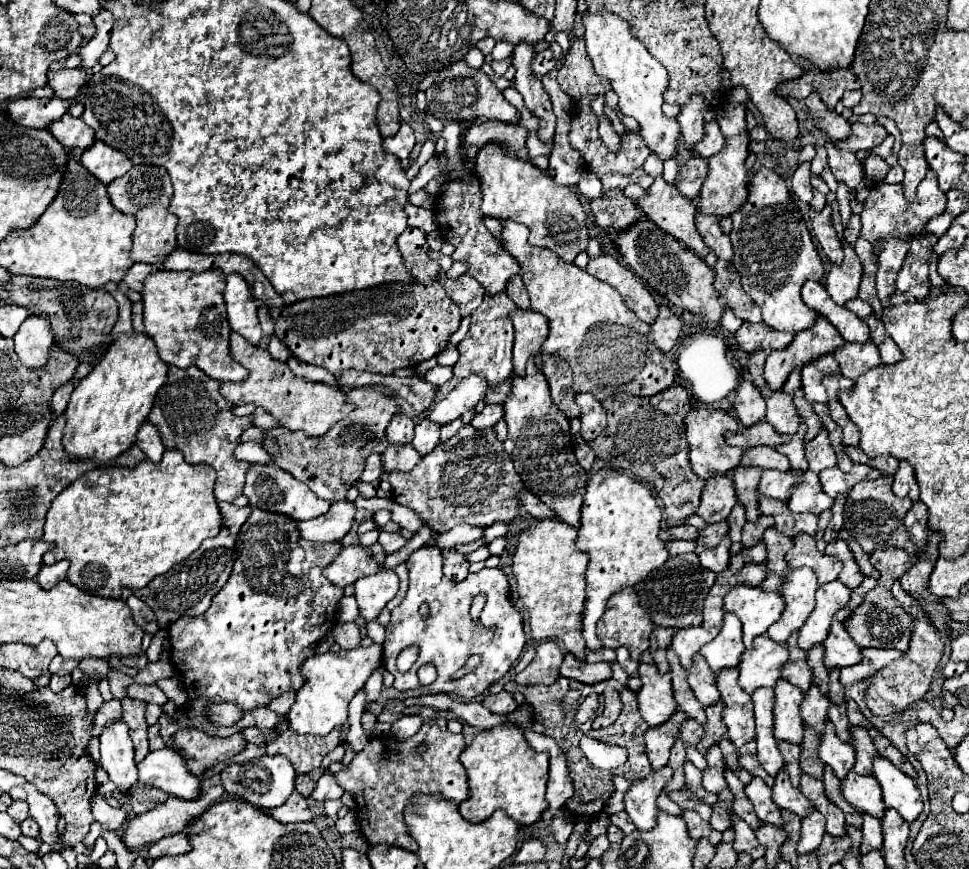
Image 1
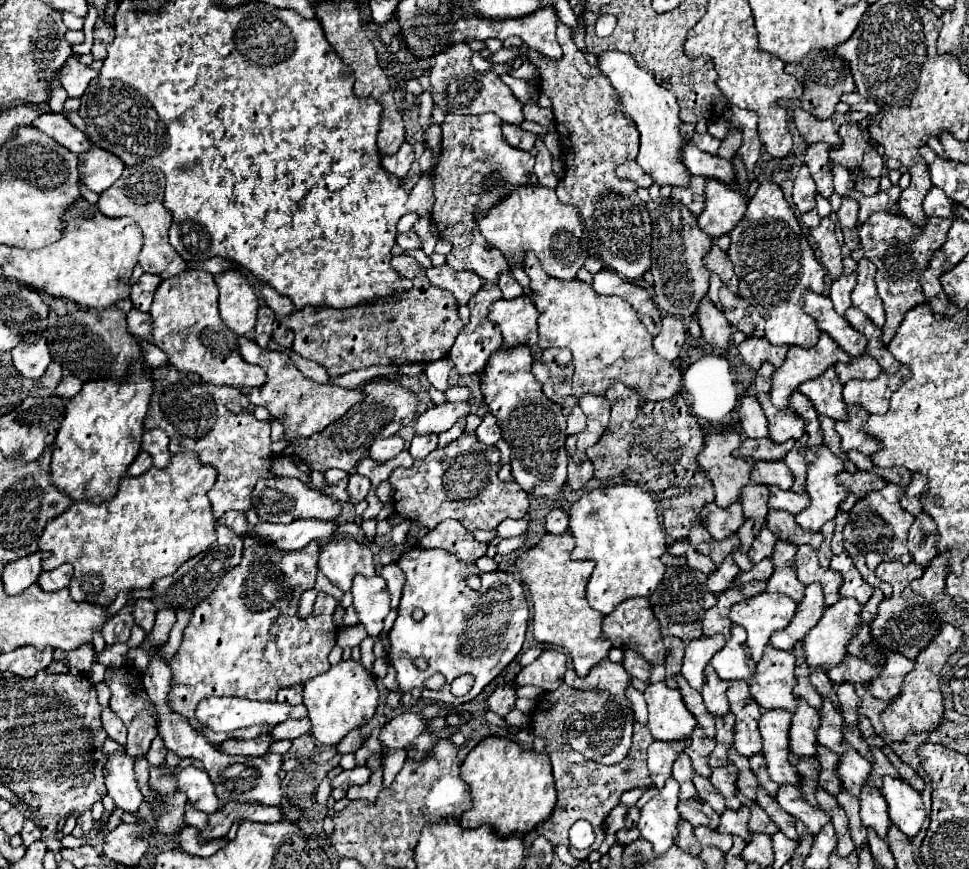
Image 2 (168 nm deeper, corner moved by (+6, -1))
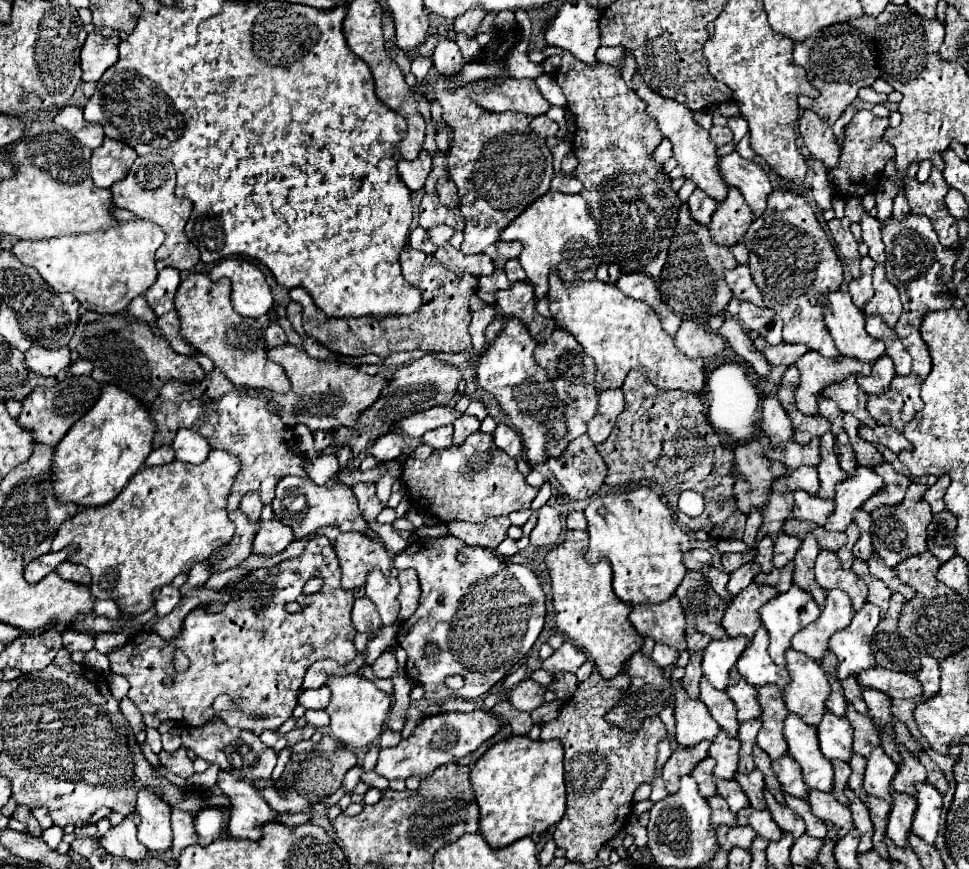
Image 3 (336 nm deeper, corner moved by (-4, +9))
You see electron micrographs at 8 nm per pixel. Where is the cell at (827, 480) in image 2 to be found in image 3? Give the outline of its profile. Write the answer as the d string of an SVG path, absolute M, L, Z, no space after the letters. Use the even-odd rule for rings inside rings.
M858 464L854 476L848 476L836 484L834 512L826 518L824 528L844 532L846 526L852 522L854 510L858 510L864 504L864 500L876 494L882 486L884 486L884 480L878 474Z

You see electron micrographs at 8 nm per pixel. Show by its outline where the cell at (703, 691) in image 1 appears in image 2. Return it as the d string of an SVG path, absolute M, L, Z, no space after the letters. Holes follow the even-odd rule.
M708 666L706 668L706 684L702 688L704 704L710 714L714 716L726 716L730 712L730 704L726 698L726 690L730 688L730 682L720 680L718 674Z

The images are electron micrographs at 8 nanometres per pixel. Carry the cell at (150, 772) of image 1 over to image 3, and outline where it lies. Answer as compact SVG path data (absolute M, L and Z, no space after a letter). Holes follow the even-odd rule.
M220 770L216 786L232 802L232 814L228 822L228 834L232 838L256 840L260 838L260 826L276 820L276 812L264 802L264 798L250 782L240 782L240 778Z

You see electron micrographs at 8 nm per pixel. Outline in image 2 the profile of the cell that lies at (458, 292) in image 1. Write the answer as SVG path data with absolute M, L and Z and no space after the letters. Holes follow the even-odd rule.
M452 266L442 268L428 268L426 276L432 286L438 286L442 290L448 290L454 294L458 304L468 304L468 300L480 290L482 280L470 272L470 270L454 270Z

